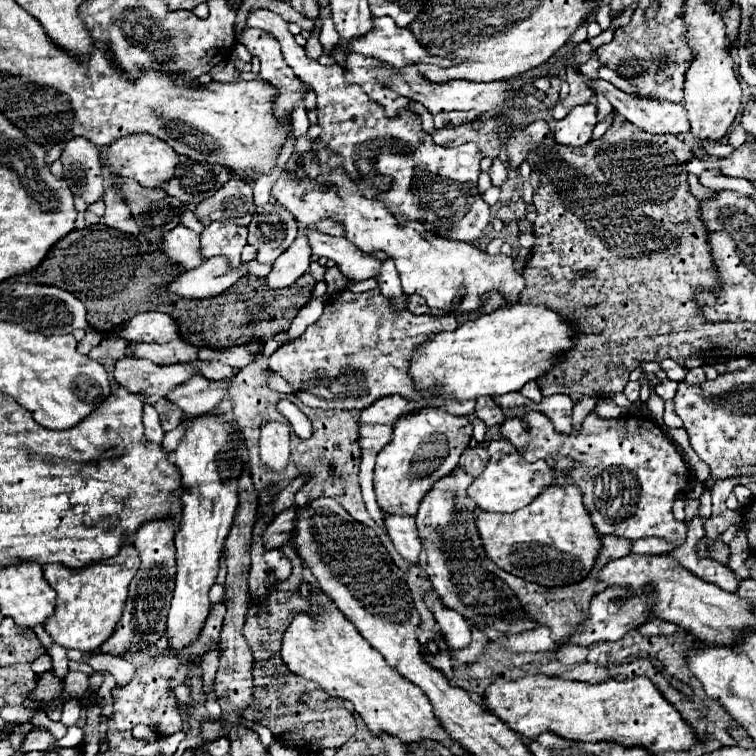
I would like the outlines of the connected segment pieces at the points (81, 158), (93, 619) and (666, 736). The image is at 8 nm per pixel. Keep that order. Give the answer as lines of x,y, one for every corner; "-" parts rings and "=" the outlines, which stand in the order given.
73,138
65,144
61,154
63,176
73,196
83,198
87,204
101,200
103,196
103,162
101,152
93,142
85,138
=
127,544
117,556
103,562
105,564
91,564
79,570
71,570
63,564
43,566
45,580
57,592
55,614
49,616
43,626
53,642
65,650
75,648
79,652
93,652
111,636
115,622
119,622
119,614
123,612
123,602
127,598
127,586
139,570
139,554
135,546
=
537,674
513,682
497,680
485,690
483,698
485,710
493,712
511,730
529,740
539,738
543,732
551,732
577,742
605,740
627,748
641,746
651,754
665,750
679,752
699,742
675,706
671,706
645,676
637,676
633,680
611,678
601,684
587,684

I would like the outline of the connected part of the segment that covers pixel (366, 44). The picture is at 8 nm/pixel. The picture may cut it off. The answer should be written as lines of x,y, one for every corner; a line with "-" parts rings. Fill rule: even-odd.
375,18
375,30
363,38
357,38
357,42
339,42
337,48
351,50
363,56
379,58
387,64
393,64
395,68
405,68
411,64
437,64
445,66
445,60
439,56
429,54
409,30
403,30
391,22
391,18

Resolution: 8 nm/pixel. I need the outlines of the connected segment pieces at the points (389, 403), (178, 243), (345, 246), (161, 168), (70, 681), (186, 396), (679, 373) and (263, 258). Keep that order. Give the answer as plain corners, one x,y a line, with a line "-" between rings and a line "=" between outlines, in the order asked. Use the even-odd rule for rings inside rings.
395,394
391,398
379,398
375,404
371,404
369,408
359,412
359,444
363,450
363,458
361,458
361,472
359,472
359,482
361,482
361,490
363,490
363,500
367,504
367,510
371,514
371,518
383,526
383,514
381,508
375,500
375,492
373,492
373,466
375,466
375,456
379,450
383,450
383,446
387,446
391,442
393,436
393,424
397,422
397,418
405,412
407,408
407,398
=
177,226
175,230
169,230
165,234
163,248
165,254
185,270
197,268
205,262
205,258
199,254
199,234
185,226
=
305,232
313,254
325,256
329,260
335,260
343,276
349,280
367,280
367,278
377,278
383,260
361,252
353,242
347,238
337,238
337,236
327,236
321,232
=
131,134
127,138
119,138
111,146
107,146
105,162
109,172
125,178
133,178
145,188
161,188
165,182
169,182
175,176
175,170
181,164
179,154
167,142
161,142
151,134
139,134
139,136
=
69,672
63,682
63,690
75,698
83,696
87,692
87,688
89,688
89,676
83,672
=
193,376
187,382
175,386
175,390
167,394
167,400
177,404
185,414
199,416
211,412
223,400
231,383
232,380
207,382
201,376
=
663,360
659,366
661,366
663,372
667,374
667,378
671,378
671,380
675,380
675,382
683,382
685,376
687,376
687,368
679,366
675,360
=
279,202
263,204
249,224
249,244
259,250
257,262
275,262
297,238
297,220

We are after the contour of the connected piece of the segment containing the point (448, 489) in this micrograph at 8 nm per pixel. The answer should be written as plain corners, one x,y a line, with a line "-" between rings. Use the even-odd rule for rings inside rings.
457,470
453,476
445,476
437,480
431,490
425,494
419,512
417,512
417,530
421,538
421,554
419,564
425,564
433,590
439,594
447,608
457,610
461,616
483,622
497,632
517,634
525,630
533,630
535,622
523,614
523,608
511,592
511,588
499,580
495,574
481,566
483,560
483,544
479,530
475,526
475,510
477,504
467,496
467,488
471,486
473,476
-
453,538
469,538
467,546

